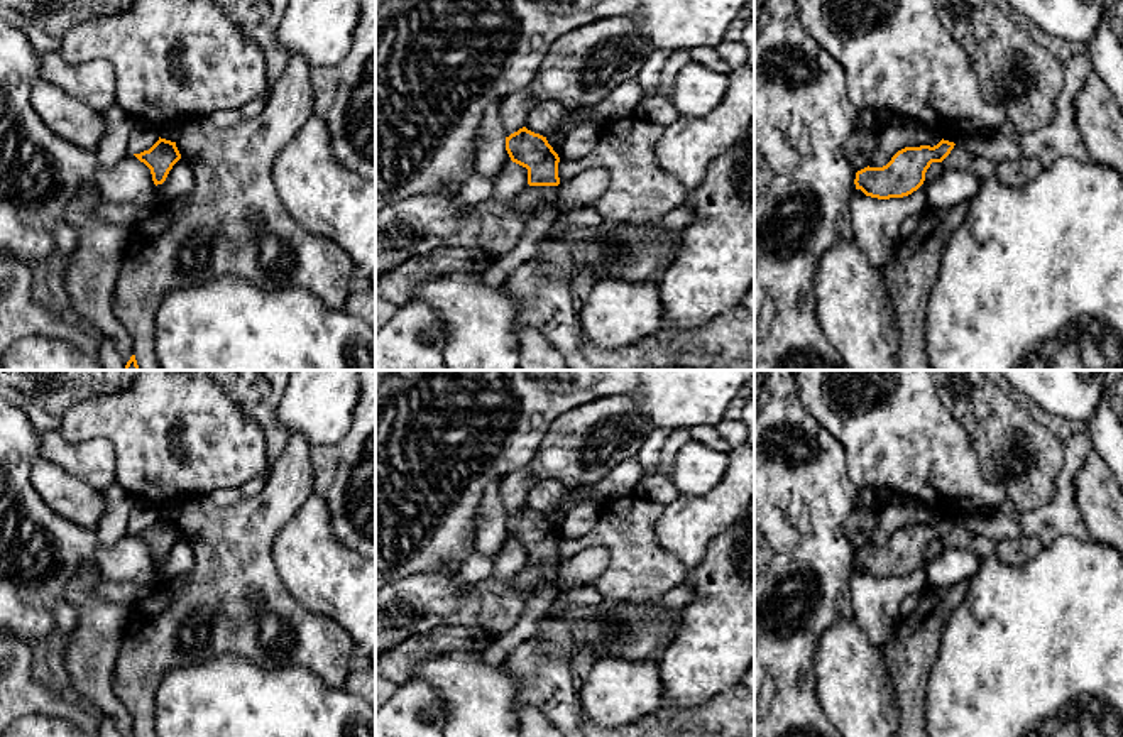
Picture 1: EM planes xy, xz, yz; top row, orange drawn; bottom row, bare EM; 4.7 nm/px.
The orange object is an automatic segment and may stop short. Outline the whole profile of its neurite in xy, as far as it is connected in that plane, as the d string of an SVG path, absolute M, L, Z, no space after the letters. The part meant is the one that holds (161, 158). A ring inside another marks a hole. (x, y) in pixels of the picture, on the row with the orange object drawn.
M161 137L149 150L134 156L151 169L156 186L166 181L173 166L181 159L176 142Z

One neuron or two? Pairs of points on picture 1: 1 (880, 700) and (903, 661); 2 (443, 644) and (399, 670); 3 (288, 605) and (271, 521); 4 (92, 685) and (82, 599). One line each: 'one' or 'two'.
1: two
2: one
3: one
4: one

